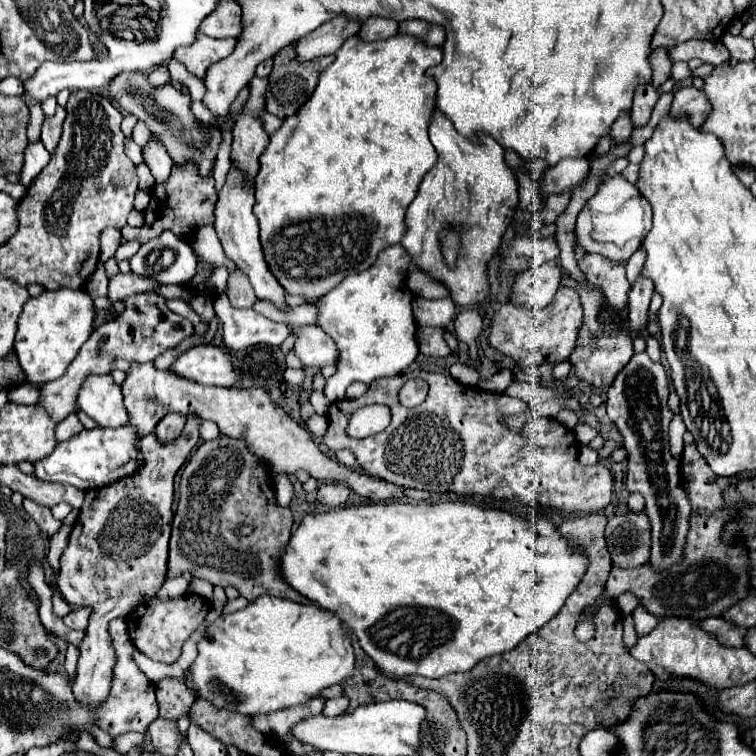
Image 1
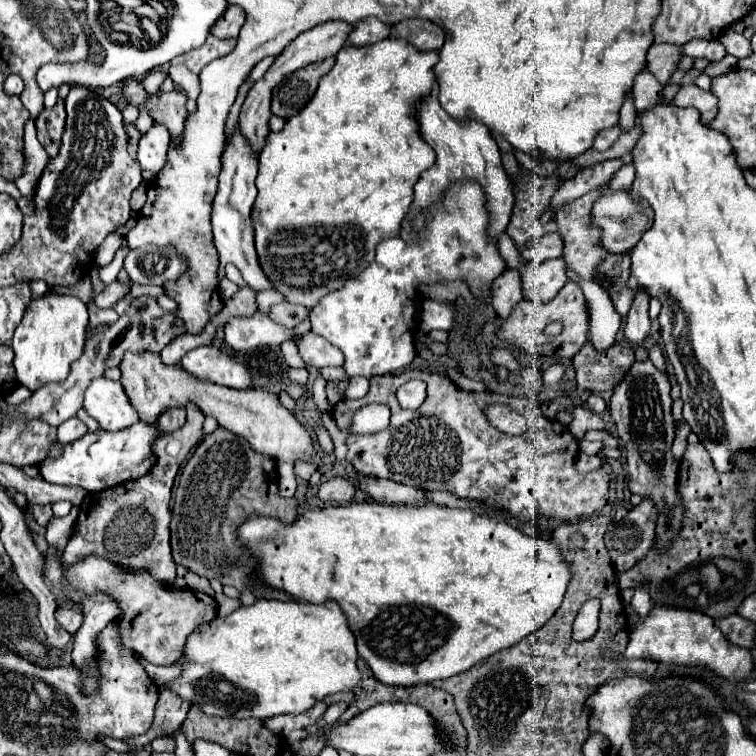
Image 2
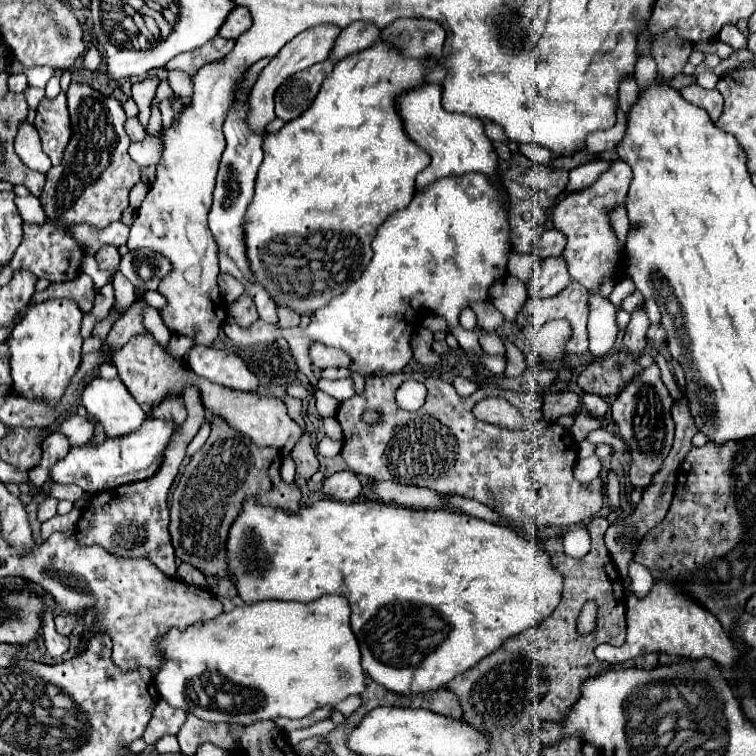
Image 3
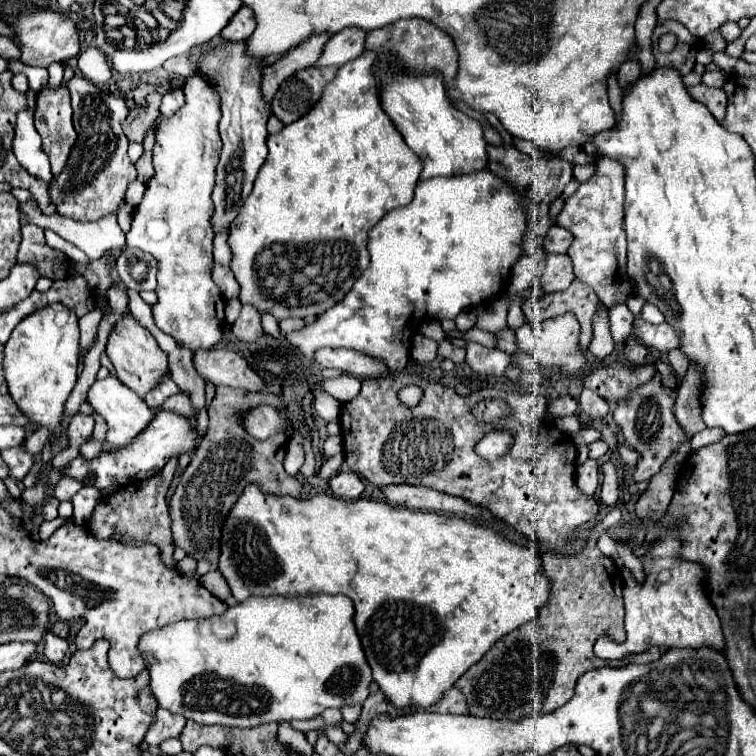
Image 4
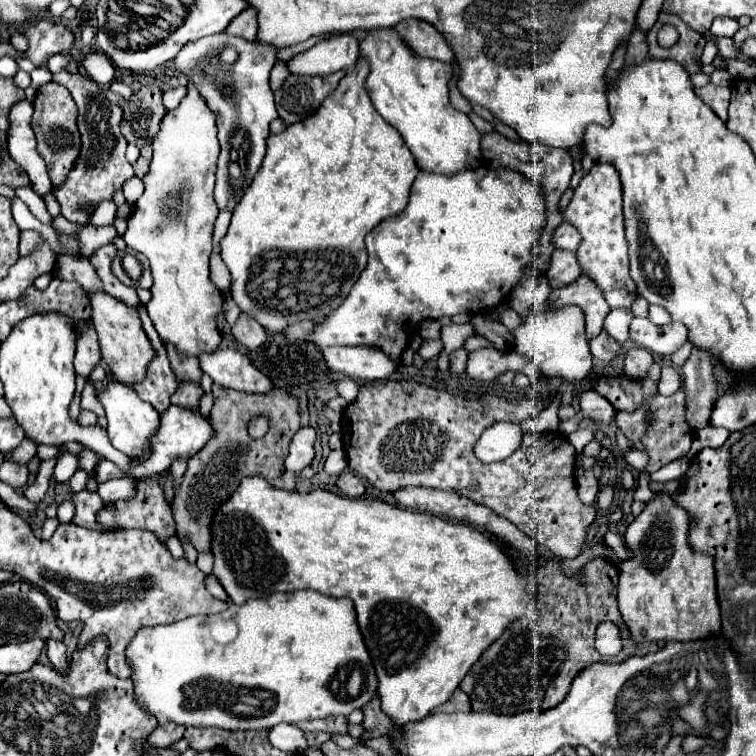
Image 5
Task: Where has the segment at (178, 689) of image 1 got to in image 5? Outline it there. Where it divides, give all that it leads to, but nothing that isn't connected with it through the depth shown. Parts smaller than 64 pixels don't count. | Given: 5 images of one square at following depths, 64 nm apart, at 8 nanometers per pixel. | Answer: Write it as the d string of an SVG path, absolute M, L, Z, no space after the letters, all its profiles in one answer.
M160 724L148 736L148 744L152 748L168 748L176 740L180 740L182 734L184 734L184 726L178 726L178 724Z

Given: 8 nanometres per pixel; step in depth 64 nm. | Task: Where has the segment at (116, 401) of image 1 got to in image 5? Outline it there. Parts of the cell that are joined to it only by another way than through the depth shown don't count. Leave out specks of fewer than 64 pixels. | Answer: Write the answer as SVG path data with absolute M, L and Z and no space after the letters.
M108 382L106 388L102 392L98 392L98 400L104 406L104 412L108 418L106 432L108 432L110 444L132 458L148 456L150 454L150 438L158 428L160 414L148 402L140 400L140 396L136 396L136 392L132 388L128 388L126 384L120 384L120 382Z

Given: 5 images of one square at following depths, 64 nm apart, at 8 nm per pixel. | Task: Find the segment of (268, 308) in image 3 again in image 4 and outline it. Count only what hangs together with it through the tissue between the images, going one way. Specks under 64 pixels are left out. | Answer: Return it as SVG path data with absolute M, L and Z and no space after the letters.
M267 312L263 313L261 315L261 323L265 333L269 333L268 335L271 335L274 338L282 338L282 335L280 334L279 324L273 315Z

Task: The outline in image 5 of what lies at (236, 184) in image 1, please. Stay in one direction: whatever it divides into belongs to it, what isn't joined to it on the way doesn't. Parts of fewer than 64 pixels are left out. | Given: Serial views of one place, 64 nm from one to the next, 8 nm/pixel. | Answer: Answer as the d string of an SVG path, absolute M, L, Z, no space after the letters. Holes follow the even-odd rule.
M226 32L204 36L196 42L186 44L176 56L178 72L188 80L194 82L218 116L218 138L222 144L222 152L218 158L216 170L216 190L214 200L218 210L234 212L236 204L242 200L244 192L248 190L250 182L254 180L264 154L266 154L266 138L270 136L268 124L278 118L274 106L274 94L270 90L268 78L270 70L276 64L276 48L252 44L244 38L228 36ZM196 48L216 48L212 58L196 62Z

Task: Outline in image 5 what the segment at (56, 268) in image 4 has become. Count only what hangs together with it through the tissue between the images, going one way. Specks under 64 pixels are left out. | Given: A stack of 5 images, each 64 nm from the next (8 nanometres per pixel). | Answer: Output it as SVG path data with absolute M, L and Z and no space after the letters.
M22 230L22 238L20 238L20 256L28 256L30 252L36 250L36 246L40 244L40 234L36 230Z

